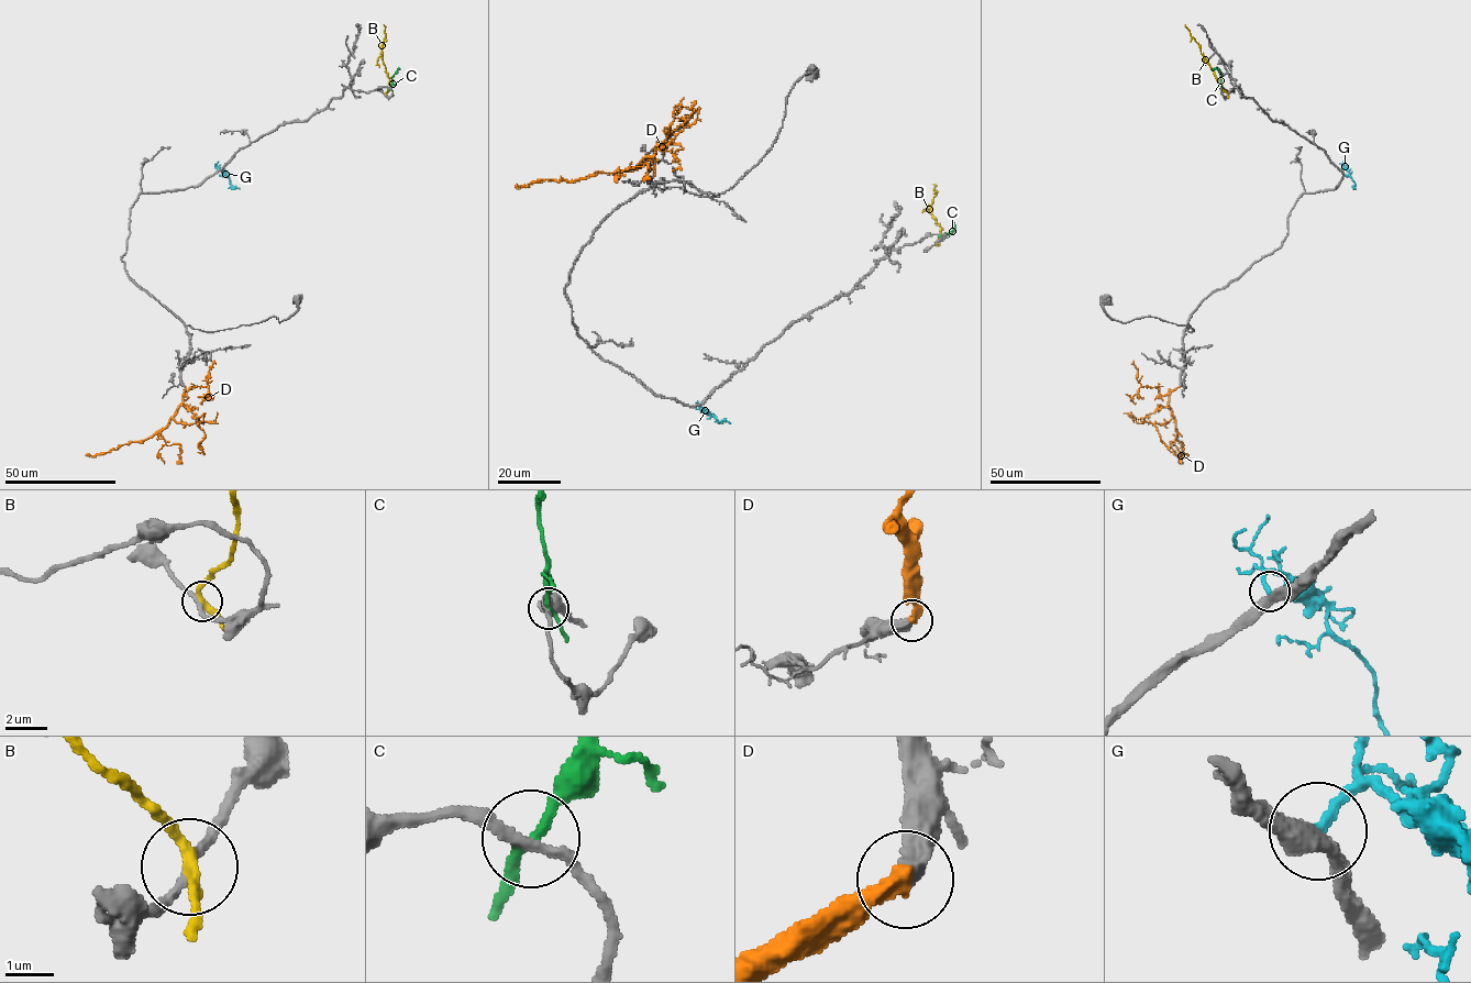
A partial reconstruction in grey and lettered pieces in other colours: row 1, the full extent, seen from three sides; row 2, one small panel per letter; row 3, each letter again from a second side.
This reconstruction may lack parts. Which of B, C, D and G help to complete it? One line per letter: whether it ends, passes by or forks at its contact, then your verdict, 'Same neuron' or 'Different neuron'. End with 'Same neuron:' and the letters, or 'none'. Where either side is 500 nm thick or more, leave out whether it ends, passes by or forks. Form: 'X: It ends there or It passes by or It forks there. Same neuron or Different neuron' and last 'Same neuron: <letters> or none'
B: It passes by. Different neuron
C: It passes by. Different neuron
D: It ends there. Same neuron
G: It ends there. Different neuron
Same neuron: D

